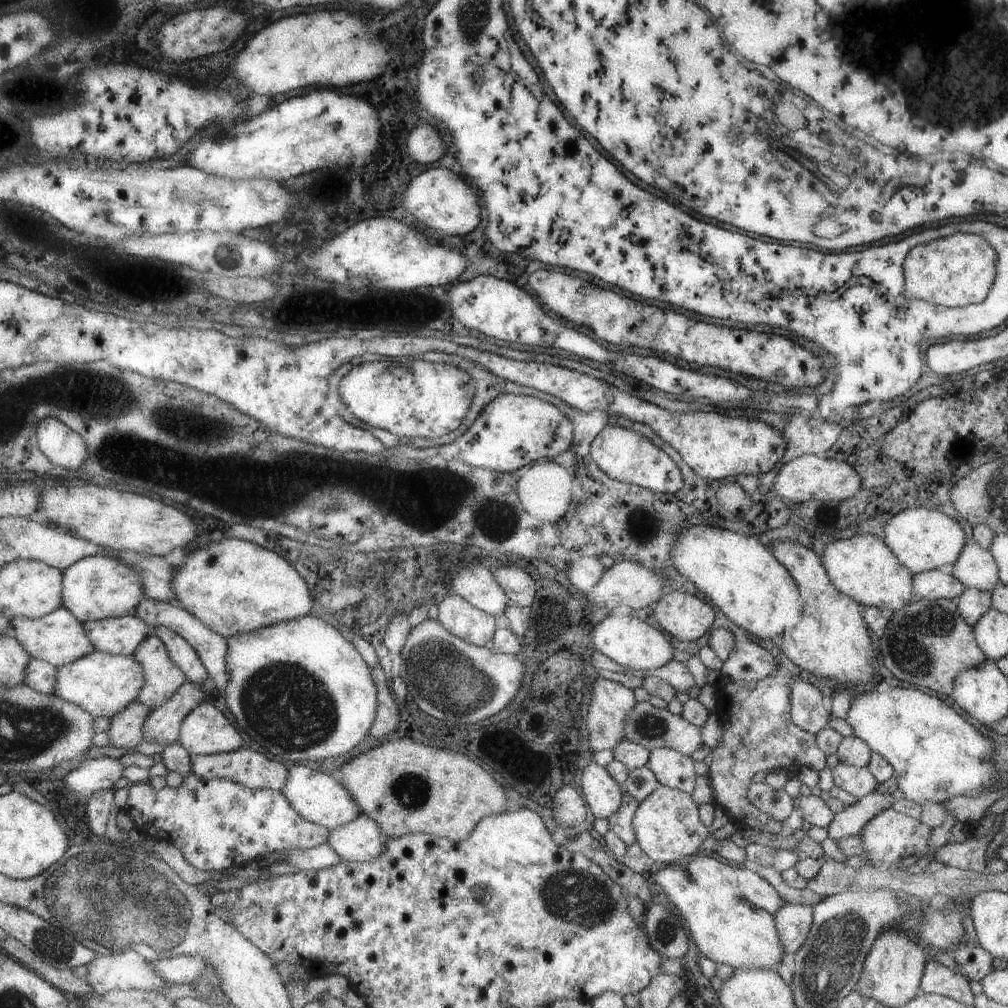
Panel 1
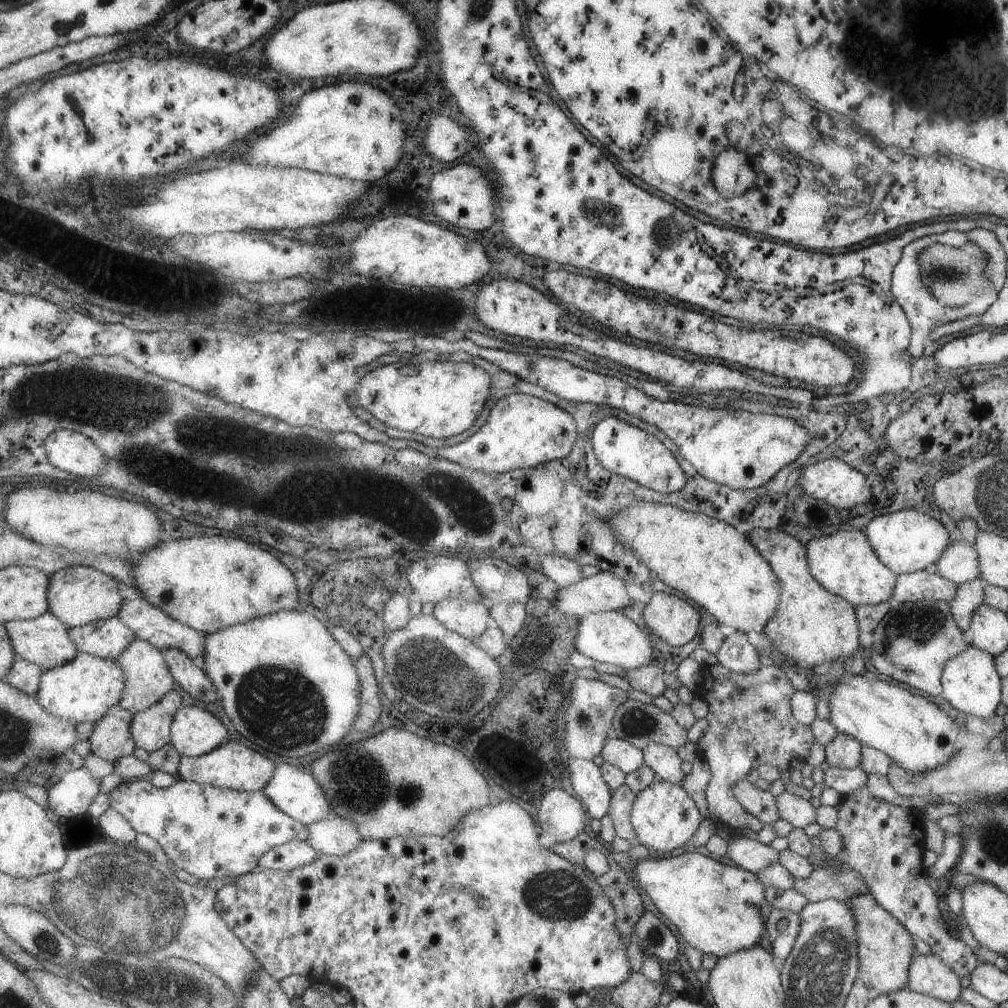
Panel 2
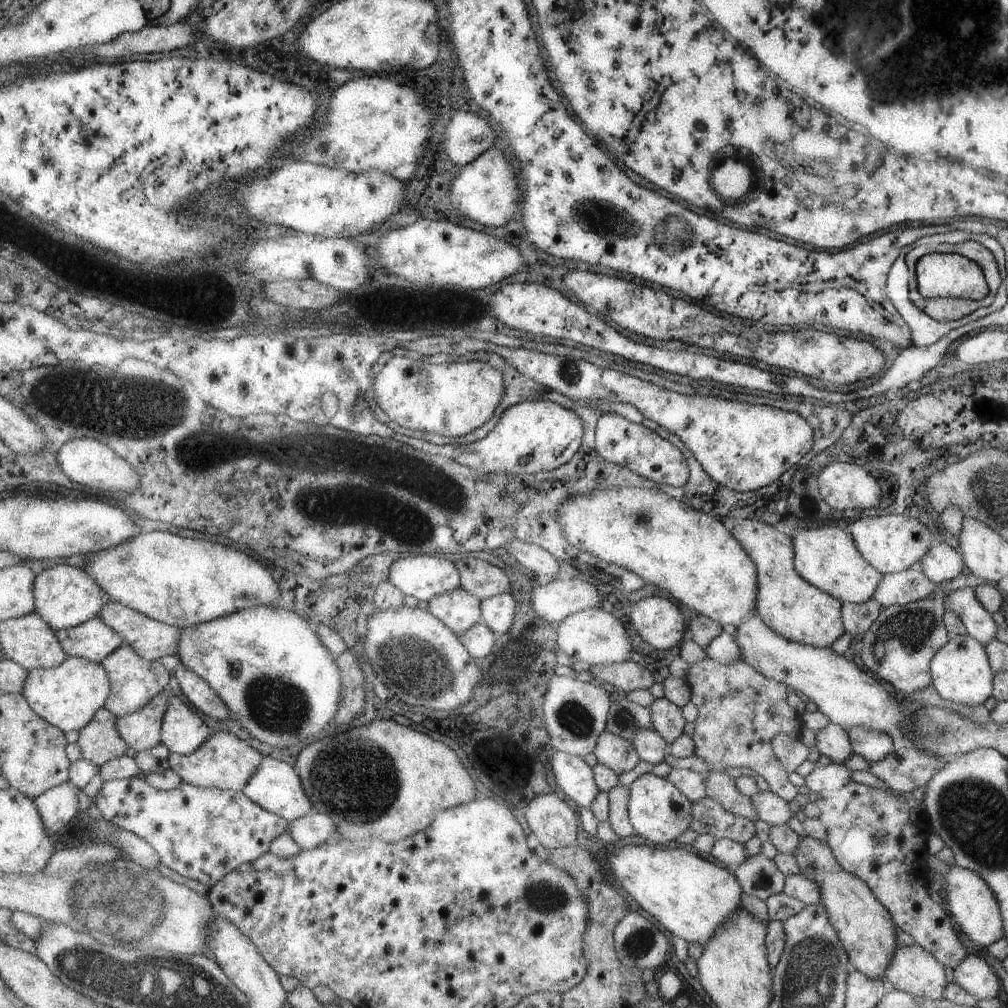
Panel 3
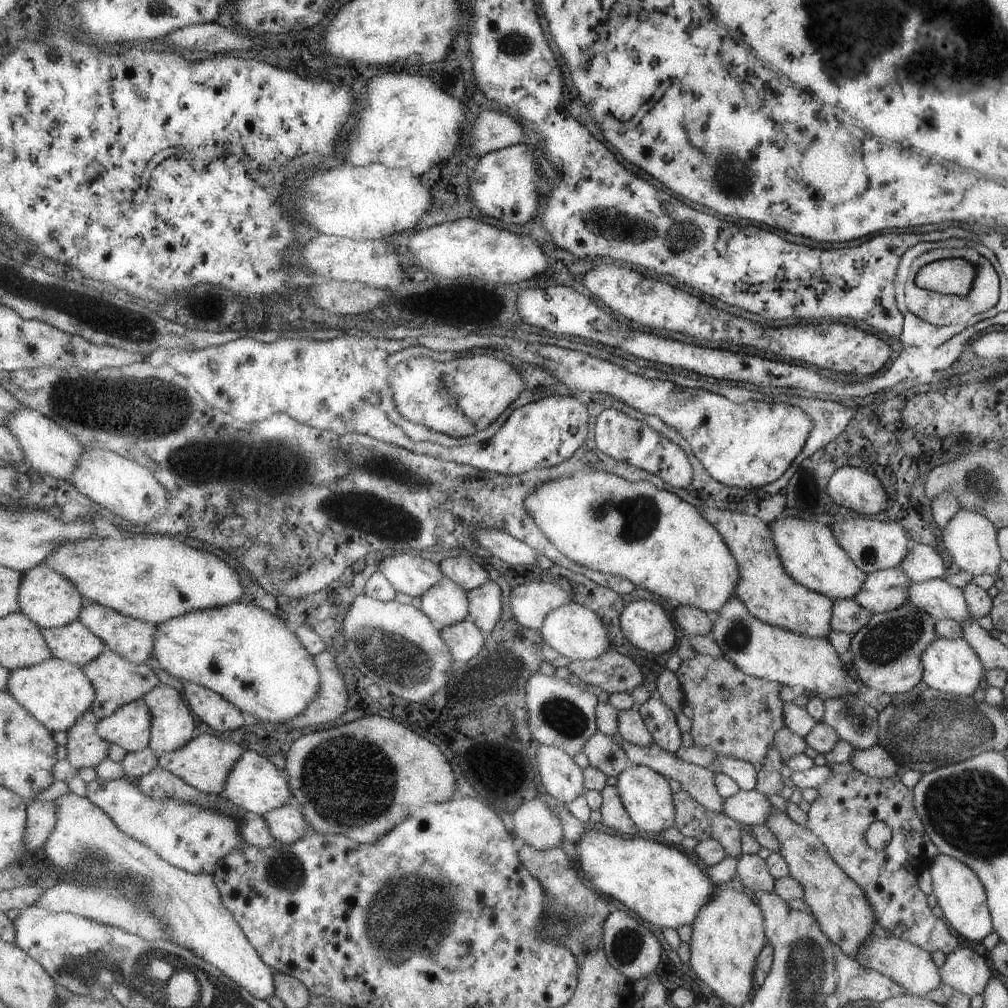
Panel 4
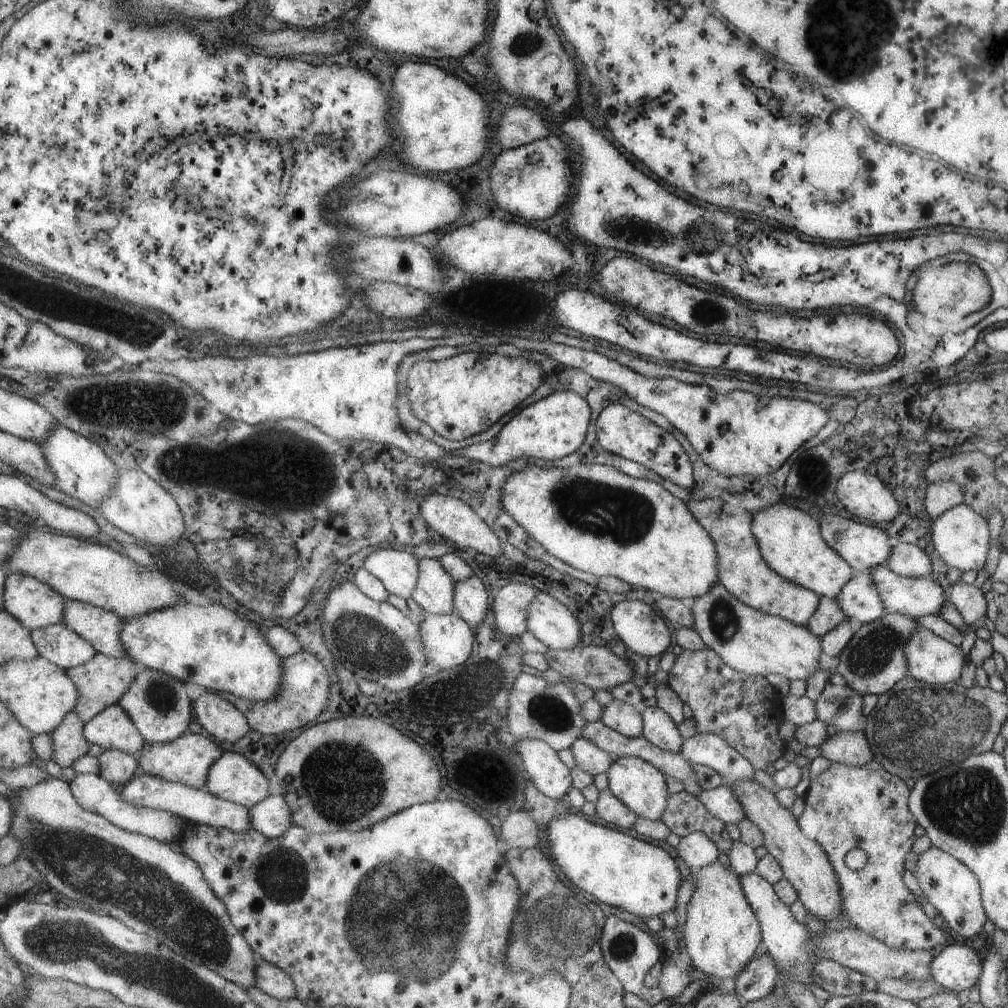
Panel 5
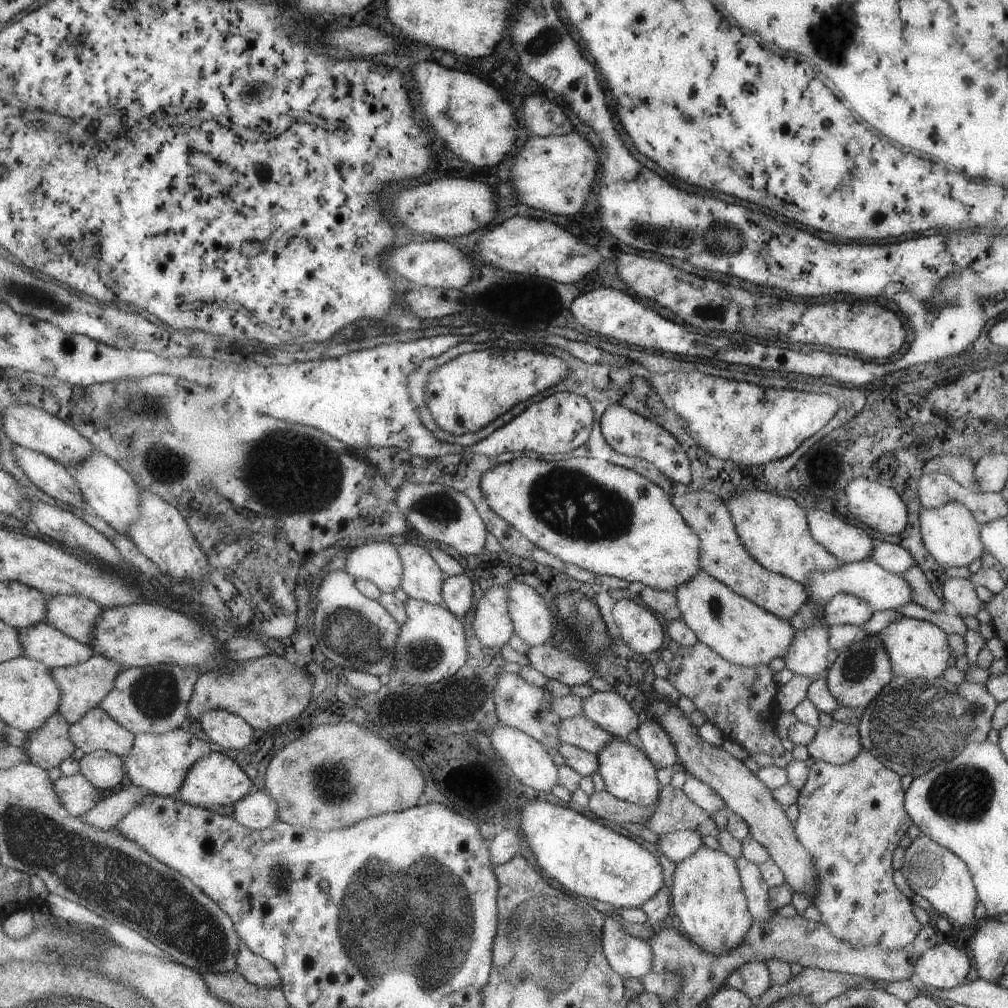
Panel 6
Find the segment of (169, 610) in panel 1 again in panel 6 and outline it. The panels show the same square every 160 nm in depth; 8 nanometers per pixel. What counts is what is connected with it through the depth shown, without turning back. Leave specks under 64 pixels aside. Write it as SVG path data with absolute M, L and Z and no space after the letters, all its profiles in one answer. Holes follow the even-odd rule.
M75 594L55 596L49 600L46 622L53 624L67 636L90 645L96 618L99 618L103 607L96 600L75 596Z

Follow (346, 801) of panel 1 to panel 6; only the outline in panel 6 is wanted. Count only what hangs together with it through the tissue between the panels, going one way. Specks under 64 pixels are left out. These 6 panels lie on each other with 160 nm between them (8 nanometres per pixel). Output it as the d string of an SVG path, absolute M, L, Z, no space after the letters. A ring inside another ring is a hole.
M213 751L209 756L198 760L186 776L186 782L178 792L178 797L192 805L201 805L208 809L218 806L229 807L249 792L249 778L241 772L241 768L222 751Z

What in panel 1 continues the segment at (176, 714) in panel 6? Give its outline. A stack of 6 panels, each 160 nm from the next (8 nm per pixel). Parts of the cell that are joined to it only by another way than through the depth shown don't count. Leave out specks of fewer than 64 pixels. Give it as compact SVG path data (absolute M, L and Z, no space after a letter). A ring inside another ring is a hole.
M202 702L183 719L179 743L192 755L214 755L239 749L241 736L217 706Z

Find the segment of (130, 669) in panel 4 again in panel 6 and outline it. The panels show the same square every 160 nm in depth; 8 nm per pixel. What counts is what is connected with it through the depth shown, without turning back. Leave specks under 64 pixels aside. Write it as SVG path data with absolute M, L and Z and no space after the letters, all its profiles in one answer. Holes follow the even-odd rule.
M95 654L90 660L82 664L51 669L55 680L58 681L59 688L63 690L63 704L59 708L59 713L69 720L69 724L77 724L93 708L100 706L102 700L114 690L115 681L122 670L127 668L129 667L109 660L106 656Z

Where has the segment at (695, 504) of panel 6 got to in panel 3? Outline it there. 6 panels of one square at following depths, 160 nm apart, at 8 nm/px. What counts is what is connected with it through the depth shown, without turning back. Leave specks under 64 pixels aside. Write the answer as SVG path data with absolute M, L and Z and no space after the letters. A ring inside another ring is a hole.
M723 517L719 521L755 565L757 590L754 610L760 619L784 639L812 647L831 646L844 633L840 617L841 603L796 573L791 539L779 533L773 525L756 520Z

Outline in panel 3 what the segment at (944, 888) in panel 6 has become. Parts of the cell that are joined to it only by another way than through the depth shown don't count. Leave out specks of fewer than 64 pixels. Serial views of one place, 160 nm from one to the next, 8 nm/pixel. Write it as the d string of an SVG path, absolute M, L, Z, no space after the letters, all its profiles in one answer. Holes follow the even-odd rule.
M951 865L942 878L945 882L943 897L947 902L947 913L952 915L959 930L982 948L1002 938L1002 924L997 901L985 881L976 873L957 865Z

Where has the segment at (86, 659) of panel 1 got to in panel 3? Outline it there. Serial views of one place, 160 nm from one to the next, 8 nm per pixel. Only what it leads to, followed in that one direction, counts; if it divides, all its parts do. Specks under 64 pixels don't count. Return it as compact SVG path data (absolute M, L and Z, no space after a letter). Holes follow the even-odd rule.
M67 657L55 668L36 668L29 671L23 696L40 717L64 733L83 730L93 719L94 714L104 707L110 698L111 681L106 668L101 663L79 657Z

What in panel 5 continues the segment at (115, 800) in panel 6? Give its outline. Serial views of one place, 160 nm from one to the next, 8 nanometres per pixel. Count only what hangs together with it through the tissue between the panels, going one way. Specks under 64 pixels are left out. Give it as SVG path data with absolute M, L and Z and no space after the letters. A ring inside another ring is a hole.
M144 772L138 774L124 786L122 794L129 804L173 812L177 816L187 818L192 823L209 824L215 828L227 828L231 832L245 832L249 828L253 829L251 822L249 822L249 810L247 808L219 798L207 790L191 788L191 786L181 784L181 782L170 782L165 778L153 776L153 774Z

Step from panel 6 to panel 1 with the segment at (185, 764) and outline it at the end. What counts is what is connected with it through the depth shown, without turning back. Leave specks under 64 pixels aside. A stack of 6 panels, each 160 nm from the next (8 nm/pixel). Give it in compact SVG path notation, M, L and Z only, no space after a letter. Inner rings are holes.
M240 748L231 752L214 755L192 755L192 772L203 781L222 778L237 782L250 789L271 789L278 791L285 786L289 769L281 762L270 760L265 754L249 748Z

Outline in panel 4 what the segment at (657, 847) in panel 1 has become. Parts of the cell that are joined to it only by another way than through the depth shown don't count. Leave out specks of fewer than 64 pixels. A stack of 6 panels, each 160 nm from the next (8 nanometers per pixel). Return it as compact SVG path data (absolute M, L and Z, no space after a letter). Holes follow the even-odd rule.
M633 765L625 768L616 777L617 784L614 786L619 792L623 809L639 831L657 835L663 830L673 827L675 820L675 808L672 804L673 793L668 786L668 781L662 775L650 770L647 766Z

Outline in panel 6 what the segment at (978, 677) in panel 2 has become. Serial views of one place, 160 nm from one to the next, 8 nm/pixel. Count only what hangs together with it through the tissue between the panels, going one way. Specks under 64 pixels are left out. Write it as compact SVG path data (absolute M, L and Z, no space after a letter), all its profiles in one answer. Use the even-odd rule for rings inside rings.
M901 617L891 624L887 624L880 631L883 648L887 652L887 658L891 662L893 677L903 676L909 680L923 678L941 678L943 671L947 669L947 660L951 657L947 635L943 630L923 620Z

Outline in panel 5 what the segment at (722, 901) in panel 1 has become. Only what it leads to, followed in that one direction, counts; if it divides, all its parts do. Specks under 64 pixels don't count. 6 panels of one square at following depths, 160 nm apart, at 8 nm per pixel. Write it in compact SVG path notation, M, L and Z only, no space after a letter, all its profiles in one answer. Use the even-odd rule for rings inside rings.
M565 814L549 820L545 824L544 833L547 835L547 846L551 852L551 860L555 860L555 866L569 878L571 884L589 897L594 897L605 905L621 908L643 921L653 916L662 917L667 910L674 912L673 904L682 880L673 858L661 847L627 836L619 829L613 830L601 824L593 824L579 814Z

